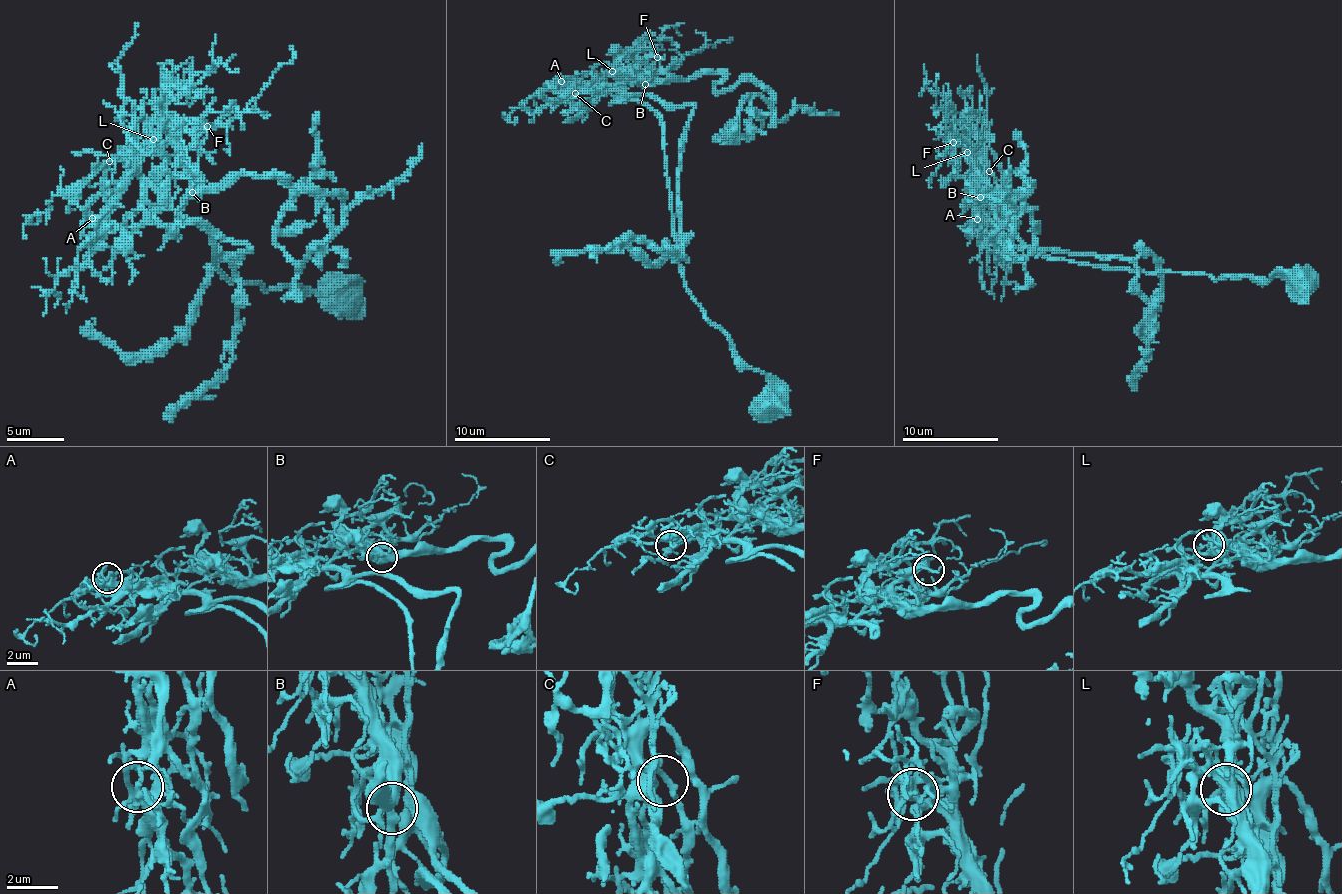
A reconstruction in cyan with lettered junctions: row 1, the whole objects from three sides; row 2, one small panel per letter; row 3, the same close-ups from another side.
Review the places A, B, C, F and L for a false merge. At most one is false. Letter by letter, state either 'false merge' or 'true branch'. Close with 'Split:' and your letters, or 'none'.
A: true branch
B: true branch
C: true branch
F: true branch
L: false merge
Split: L

